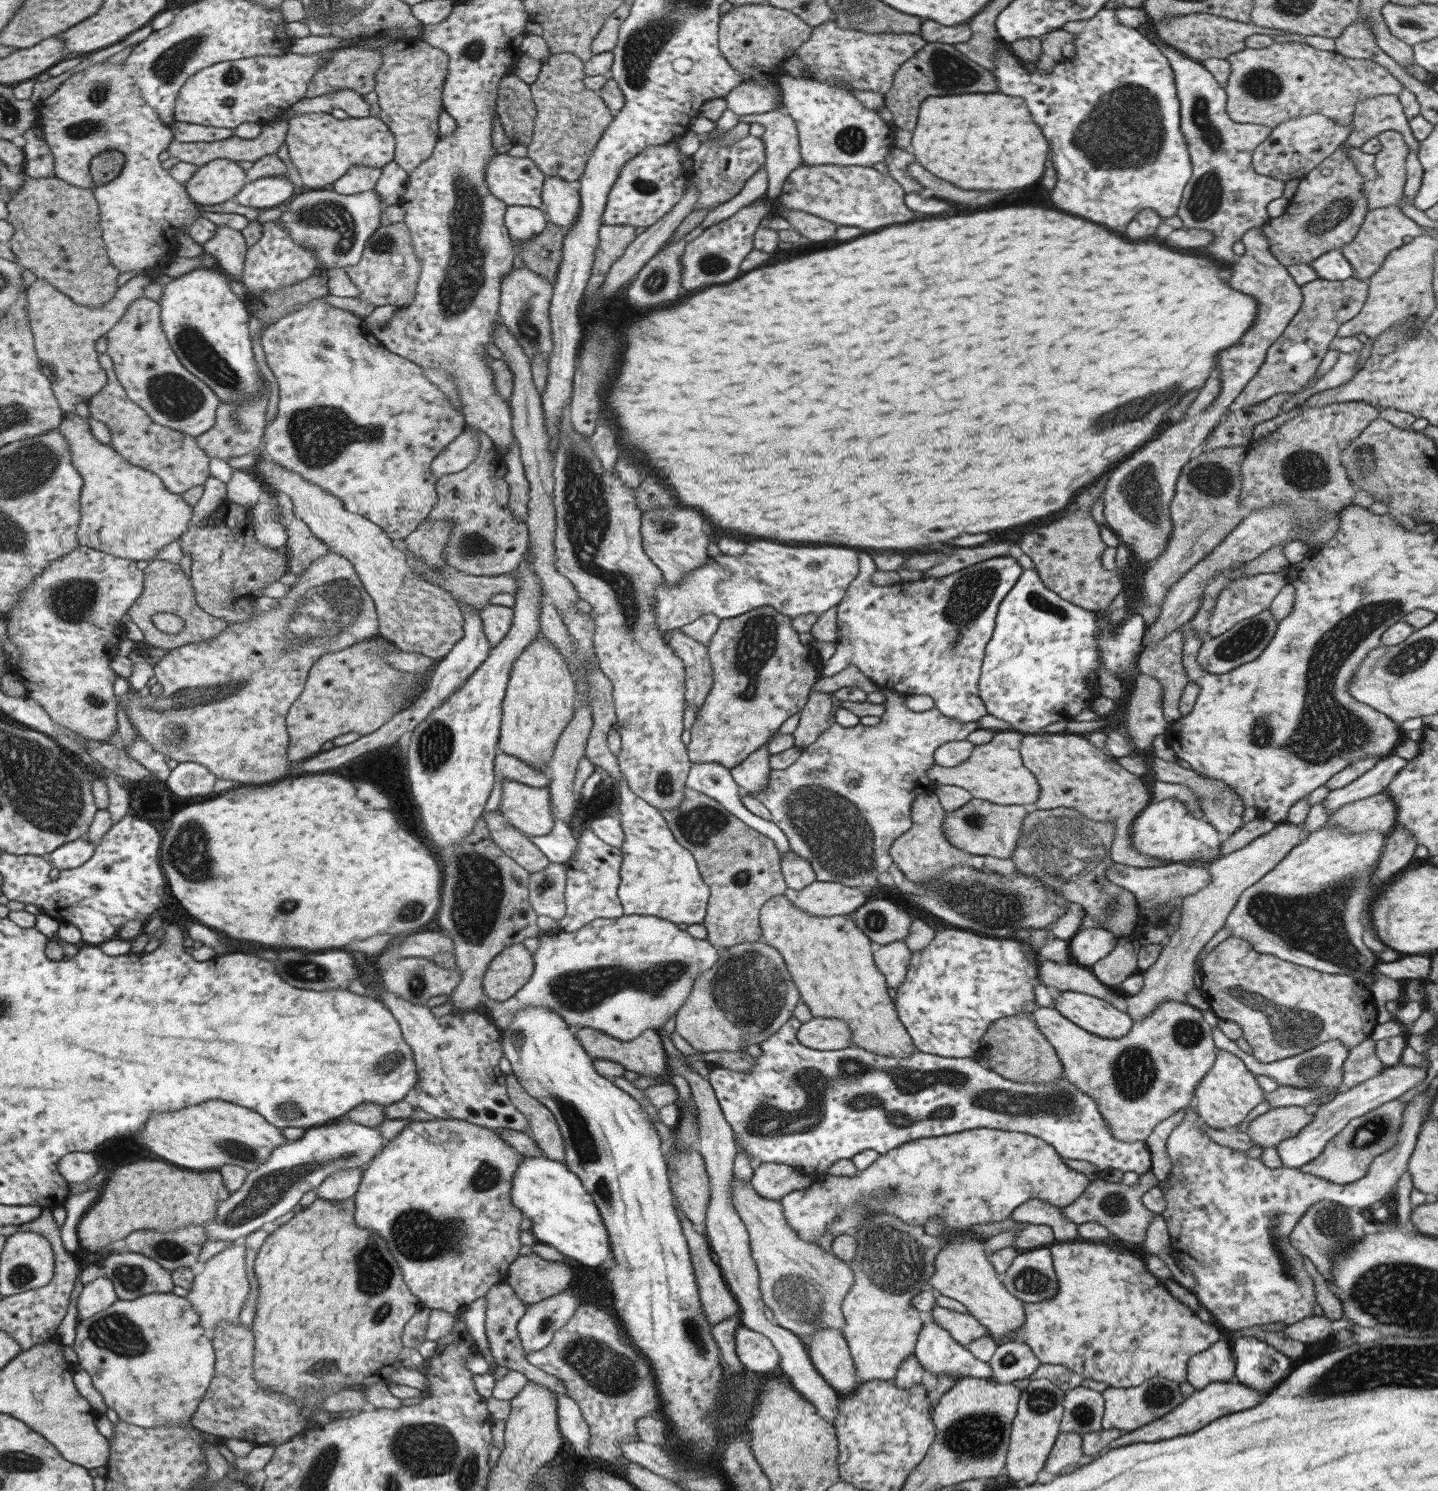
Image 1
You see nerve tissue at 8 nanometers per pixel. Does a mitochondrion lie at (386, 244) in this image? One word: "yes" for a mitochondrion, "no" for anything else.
yes

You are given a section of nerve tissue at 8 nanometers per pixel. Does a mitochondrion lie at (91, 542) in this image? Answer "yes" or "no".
no

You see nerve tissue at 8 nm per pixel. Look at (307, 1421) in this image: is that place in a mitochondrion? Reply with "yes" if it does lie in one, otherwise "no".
no

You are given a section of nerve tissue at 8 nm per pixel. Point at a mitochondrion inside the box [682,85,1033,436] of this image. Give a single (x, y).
(851, 140)

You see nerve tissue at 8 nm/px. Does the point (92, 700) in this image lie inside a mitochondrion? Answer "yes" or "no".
yes

